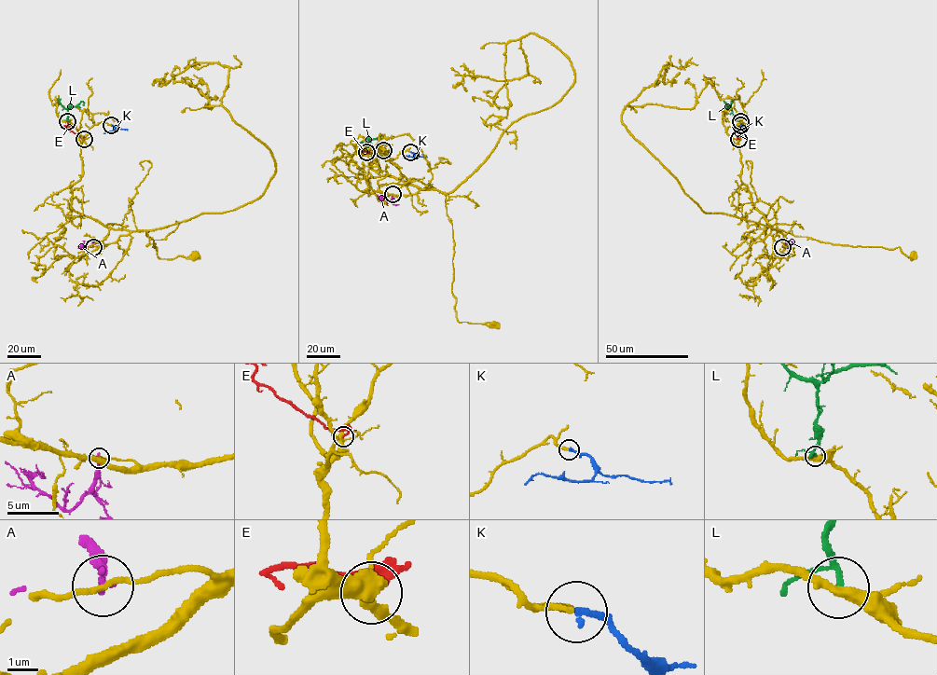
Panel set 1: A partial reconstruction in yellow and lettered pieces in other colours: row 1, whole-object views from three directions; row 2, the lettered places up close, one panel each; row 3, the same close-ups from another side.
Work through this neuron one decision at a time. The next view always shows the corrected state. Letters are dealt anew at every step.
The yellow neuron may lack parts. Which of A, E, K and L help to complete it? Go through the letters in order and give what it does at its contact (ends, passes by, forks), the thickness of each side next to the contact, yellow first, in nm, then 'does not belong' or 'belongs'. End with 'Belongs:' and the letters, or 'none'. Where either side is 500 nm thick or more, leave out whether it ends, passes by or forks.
A: it ends there; 150 nm thick on the yellow side, 200 nm on the other; does not belong
E: it ends there; 240 nm thick on the yellow side, 160 nm on the other; does not belong
K: it ends there; 220 nm thick on the yellow side, 200 nm on the other; belongs
L: it passes by; 360 nm thick on the yellow side, 140 nm on the other; does not belong
Belongs: K

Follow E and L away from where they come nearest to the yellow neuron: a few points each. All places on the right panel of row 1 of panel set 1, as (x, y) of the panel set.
E: (738, 139), (740, 127), (737, 125)
L: (740, 121), (735, 118), (726, 105)

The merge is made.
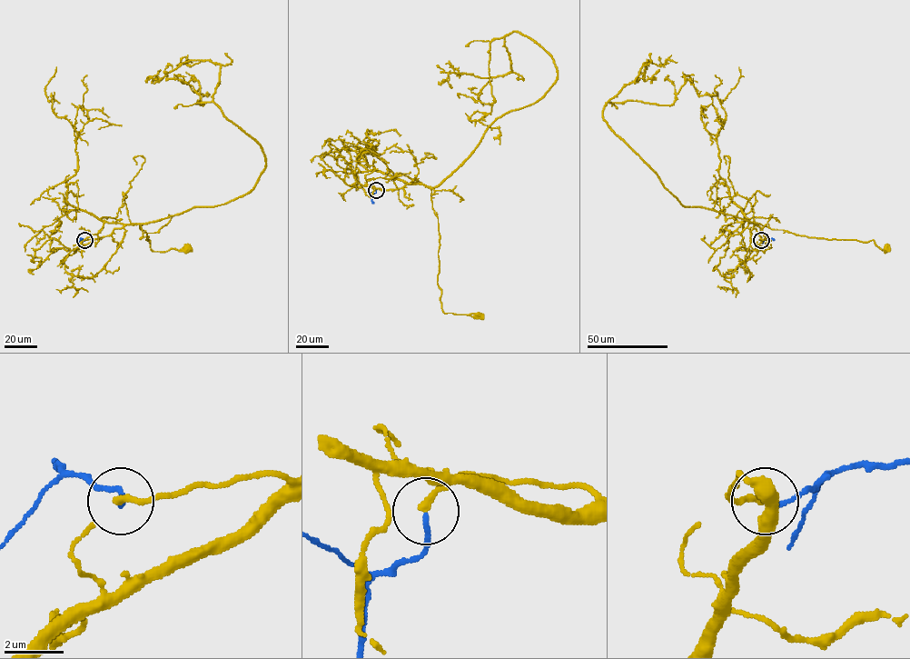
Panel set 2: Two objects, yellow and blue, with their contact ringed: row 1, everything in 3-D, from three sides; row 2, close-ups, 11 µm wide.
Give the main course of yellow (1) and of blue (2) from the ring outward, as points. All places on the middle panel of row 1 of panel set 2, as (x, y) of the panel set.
1: (376, 190), (399, 189), (415, 182), (430, 189), (432, 209), (438, 219), (437, 284), (442, 310), (479, 316)
2: (376, 190), (372, 194), (373, 203)

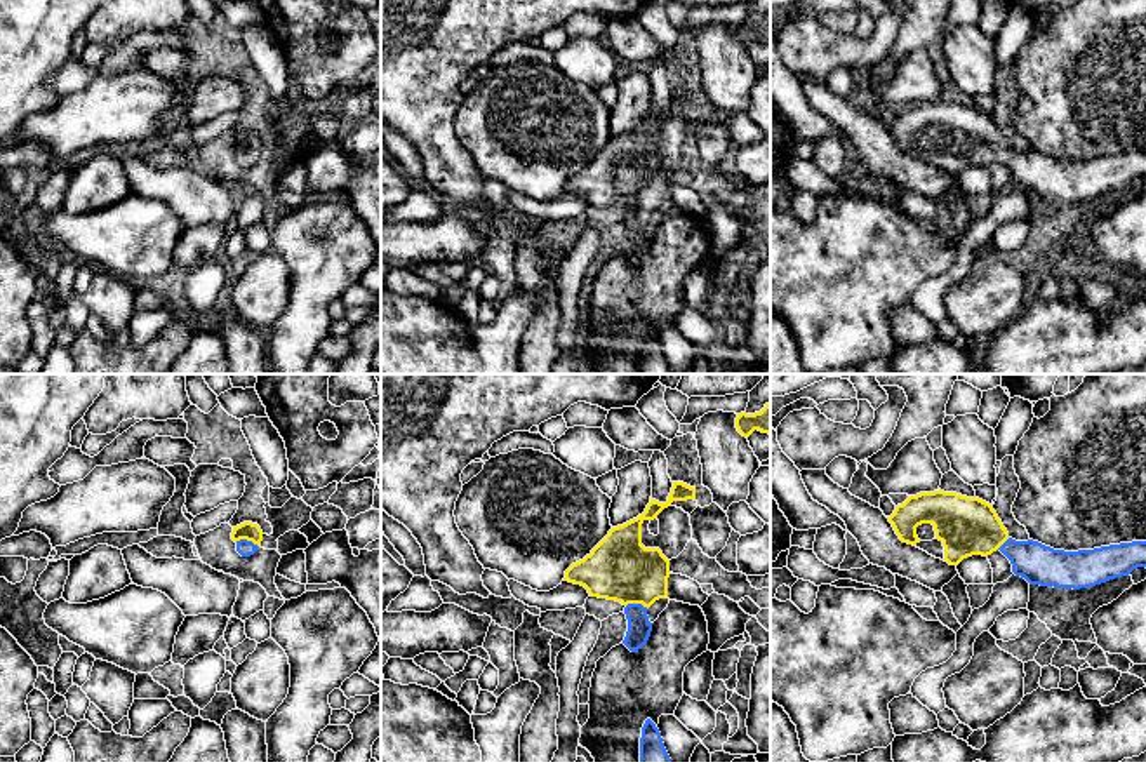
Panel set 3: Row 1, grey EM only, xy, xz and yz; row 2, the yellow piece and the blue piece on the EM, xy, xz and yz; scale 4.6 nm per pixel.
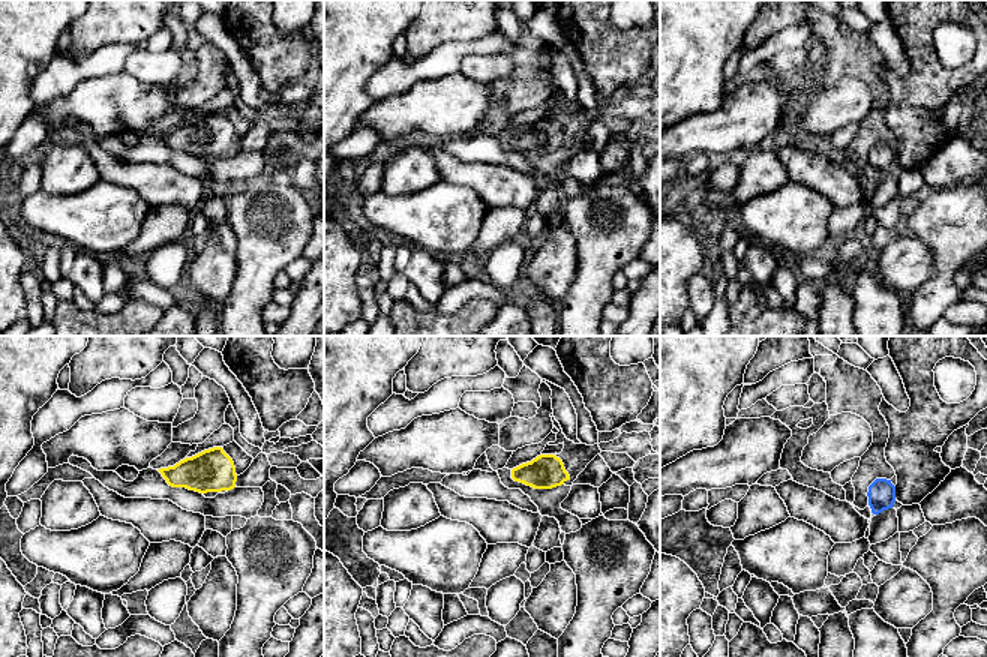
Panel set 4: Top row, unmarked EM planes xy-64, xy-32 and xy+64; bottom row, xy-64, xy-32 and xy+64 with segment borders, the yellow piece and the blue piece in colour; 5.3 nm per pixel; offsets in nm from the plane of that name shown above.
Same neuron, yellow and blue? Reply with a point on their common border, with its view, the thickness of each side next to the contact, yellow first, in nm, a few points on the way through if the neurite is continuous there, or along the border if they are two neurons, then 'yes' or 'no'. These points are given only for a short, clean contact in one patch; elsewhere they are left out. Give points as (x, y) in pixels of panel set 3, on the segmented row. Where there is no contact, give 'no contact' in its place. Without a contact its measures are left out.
meets yellow in xy at (247, 540); 90 nm thick on the yellow side, 80 nm on the other; runs through xy (249, 531), (247, 540), (246, 548); yes

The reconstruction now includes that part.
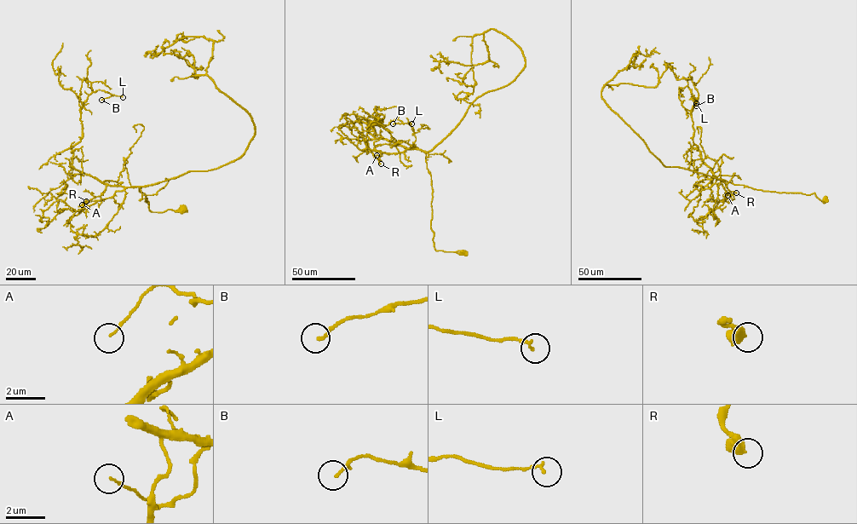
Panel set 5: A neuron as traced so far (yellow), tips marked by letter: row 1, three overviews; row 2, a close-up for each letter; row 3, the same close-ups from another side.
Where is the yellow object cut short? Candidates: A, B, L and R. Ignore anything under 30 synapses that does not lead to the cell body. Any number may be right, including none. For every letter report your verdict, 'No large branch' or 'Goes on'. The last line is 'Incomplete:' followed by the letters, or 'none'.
A: No large branch
B: No large branch
L: No large branch
R: No large branch
Incomplete: none

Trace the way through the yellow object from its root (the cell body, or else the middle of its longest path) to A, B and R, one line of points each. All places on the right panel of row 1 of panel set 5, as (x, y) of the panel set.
A: (825, 198), (823, 202), (814, 193), (764, 191), (722, 181), (720, 183), (725, 193), (728, 192), (727, 195)
B: (825, 198), (719, 180), (693, 141), (690, 110), (698, 99), (692, 97), (696, 106)
R: (825, 198), (823, 202), (814, 193), (764, 191), (725, 181), (720, 183), (725, 193), (736, 192)

